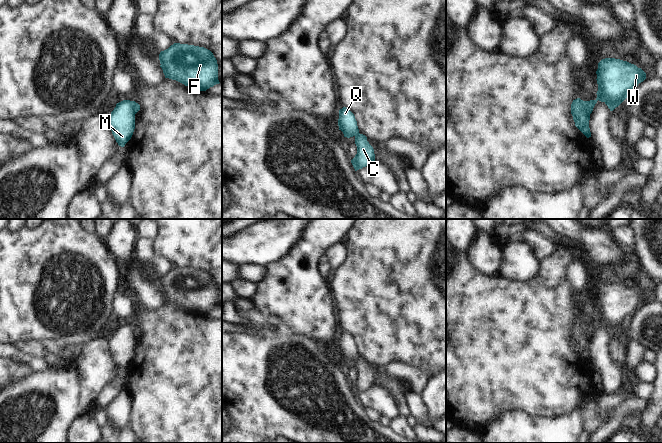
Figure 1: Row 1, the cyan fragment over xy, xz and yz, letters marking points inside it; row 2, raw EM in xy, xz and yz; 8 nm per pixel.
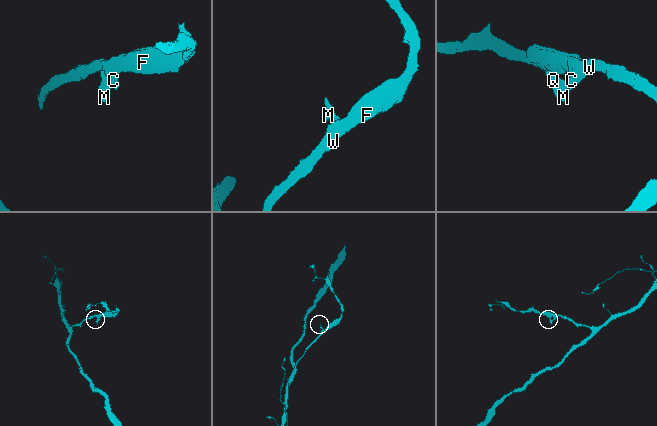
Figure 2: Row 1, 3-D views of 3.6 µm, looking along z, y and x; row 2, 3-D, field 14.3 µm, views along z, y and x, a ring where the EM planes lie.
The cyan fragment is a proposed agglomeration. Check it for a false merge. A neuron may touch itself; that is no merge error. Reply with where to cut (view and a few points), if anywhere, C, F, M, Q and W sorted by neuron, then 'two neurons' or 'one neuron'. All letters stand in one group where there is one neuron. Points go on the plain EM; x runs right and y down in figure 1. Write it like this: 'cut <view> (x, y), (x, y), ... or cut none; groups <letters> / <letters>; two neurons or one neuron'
cut yz (584, 325), (585, 332), (590, 337); groups C F W / M Q; two neurons

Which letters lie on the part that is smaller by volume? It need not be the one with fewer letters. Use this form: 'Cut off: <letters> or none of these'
Cut off: M, Q

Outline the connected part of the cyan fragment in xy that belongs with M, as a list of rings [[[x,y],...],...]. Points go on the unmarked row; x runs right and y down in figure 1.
[[[123,324],[109,339],[109,349],[119,370],[124,371],[131,363],[135,353],[135,334],[133,325]]]

